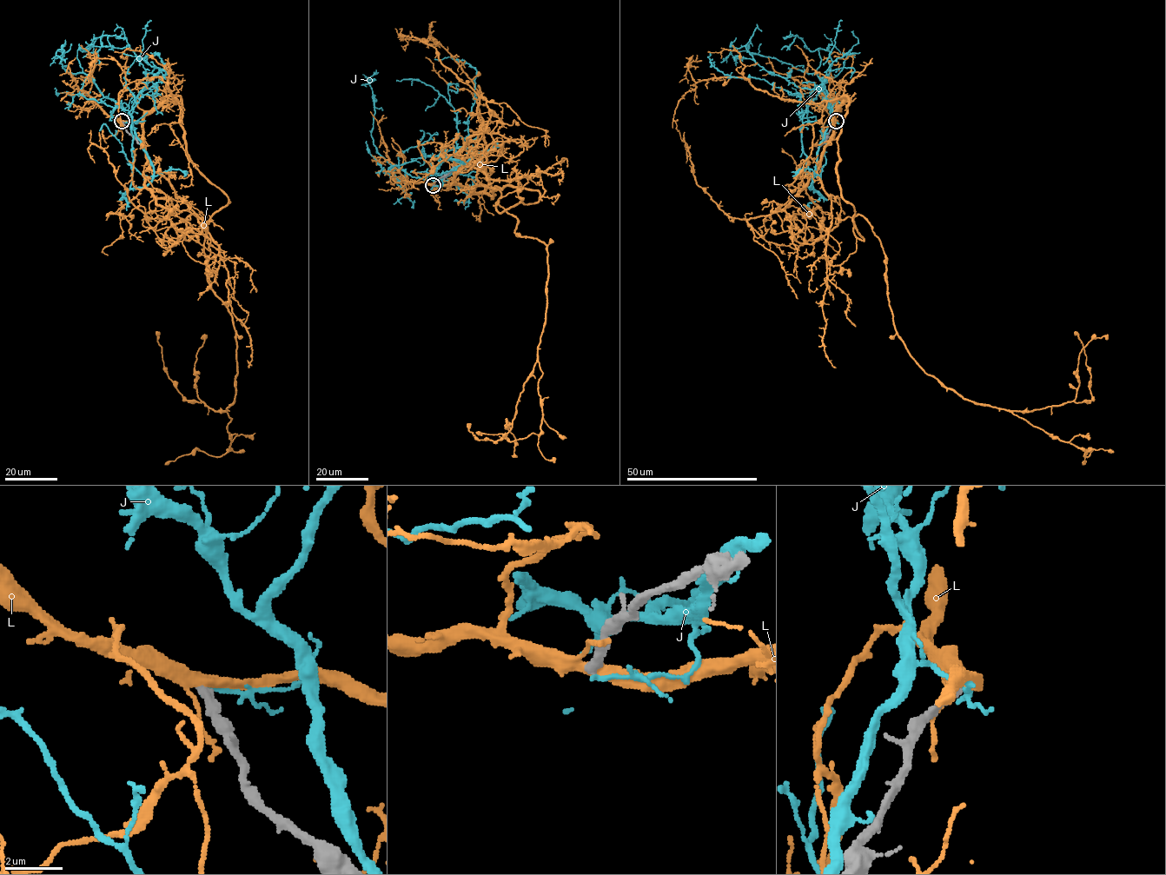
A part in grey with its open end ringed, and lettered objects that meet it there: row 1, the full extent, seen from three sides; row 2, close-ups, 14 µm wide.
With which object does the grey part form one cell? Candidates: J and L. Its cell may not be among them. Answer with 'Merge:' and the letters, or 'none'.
Merge: none

